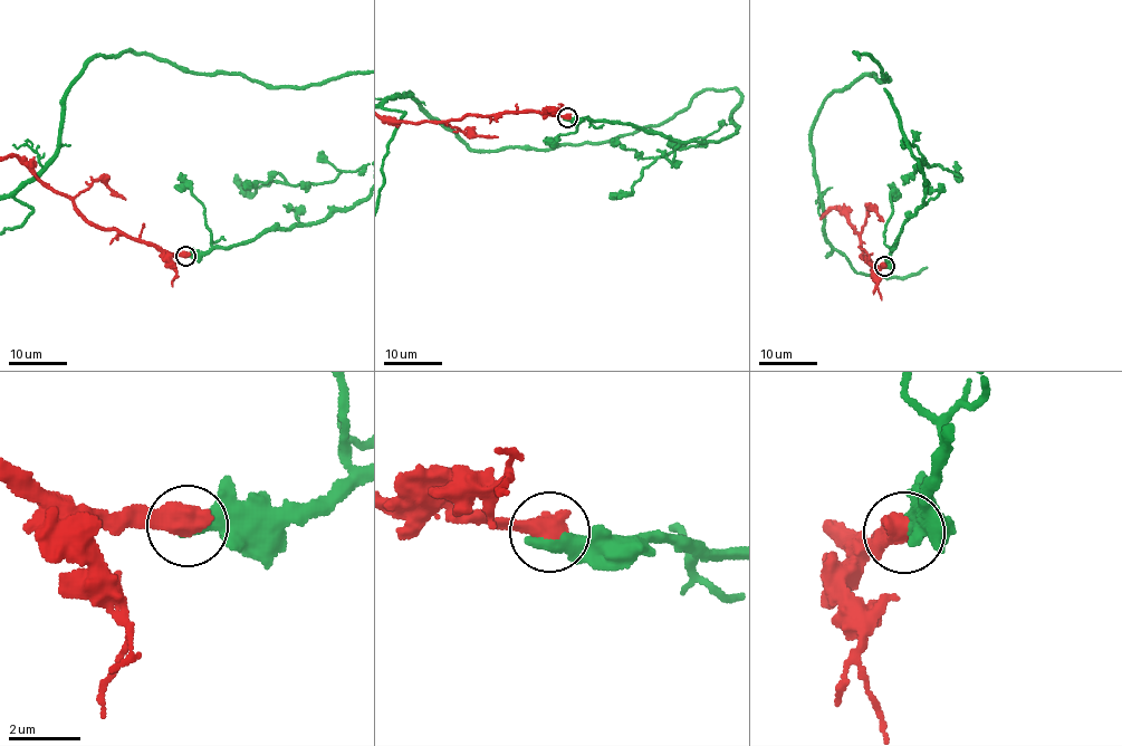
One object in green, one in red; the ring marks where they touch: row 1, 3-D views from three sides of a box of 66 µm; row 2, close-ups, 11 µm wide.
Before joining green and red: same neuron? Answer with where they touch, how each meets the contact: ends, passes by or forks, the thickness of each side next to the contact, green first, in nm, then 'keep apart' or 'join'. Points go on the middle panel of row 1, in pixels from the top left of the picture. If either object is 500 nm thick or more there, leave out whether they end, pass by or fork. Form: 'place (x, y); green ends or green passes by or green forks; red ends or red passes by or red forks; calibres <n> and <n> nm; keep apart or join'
place (567, 117); calibres 550 and 650 nm; join

